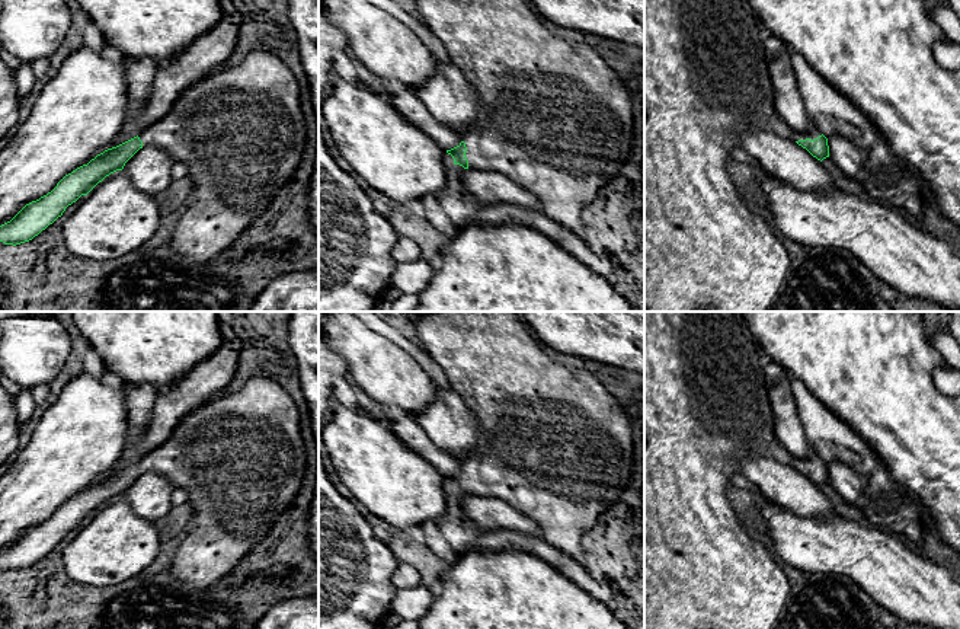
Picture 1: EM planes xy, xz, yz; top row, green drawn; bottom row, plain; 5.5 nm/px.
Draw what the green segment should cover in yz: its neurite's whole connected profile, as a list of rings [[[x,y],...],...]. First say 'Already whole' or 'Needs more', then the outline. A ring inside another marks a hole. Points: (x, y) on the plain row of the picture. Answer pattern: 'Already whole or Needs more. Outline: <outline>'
Needs more. Outline: [[[644,312],[644,629],[774,629],[790,596],[788,575],[759,542],[751,537],[729,501],[730,476],[743,457],[768,457],[790,464],[817,486],[829,483],[828,464],[816,454],[793,457],[777,440],[756,341],[749,338],[732,312]]]

